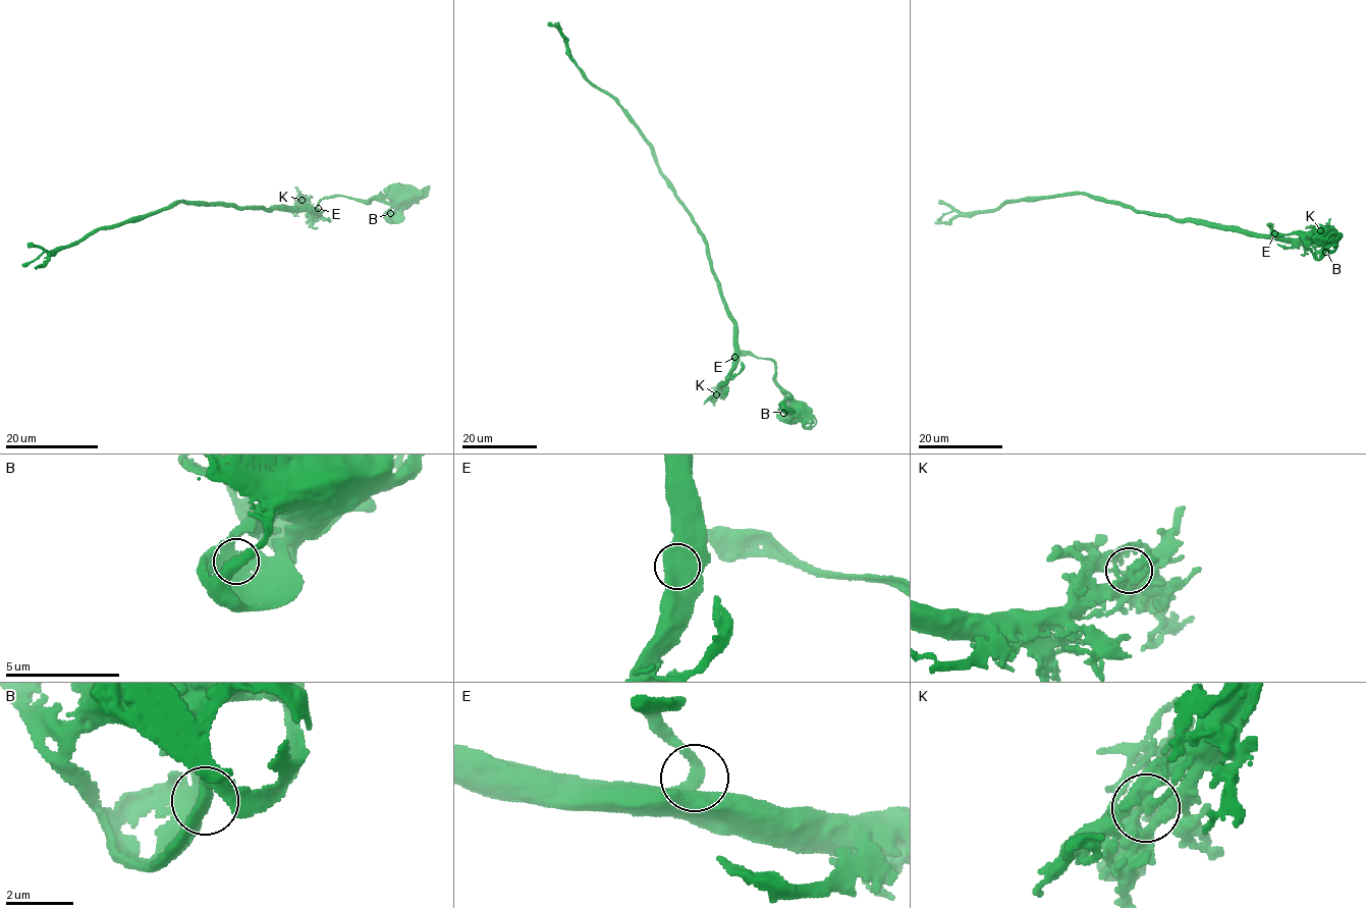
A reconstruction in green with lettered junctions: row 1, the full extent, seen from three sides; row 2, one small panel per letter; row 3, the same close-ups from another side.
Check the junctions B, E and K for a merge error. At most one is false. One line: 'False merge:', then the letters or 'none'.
False merge: none

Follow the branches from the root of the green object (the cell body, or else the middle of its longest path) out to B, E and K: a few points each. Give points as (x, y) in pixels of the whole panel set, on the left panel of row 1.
B: (407, 196), (390, 213)
E: (407, 196), (368, 202), (330, 196), (321, 201), (318, 208)
K: (407, 196), (368, 202), (330, 196), (319, 203), (318, 211), (309, 208), (302, 200)

